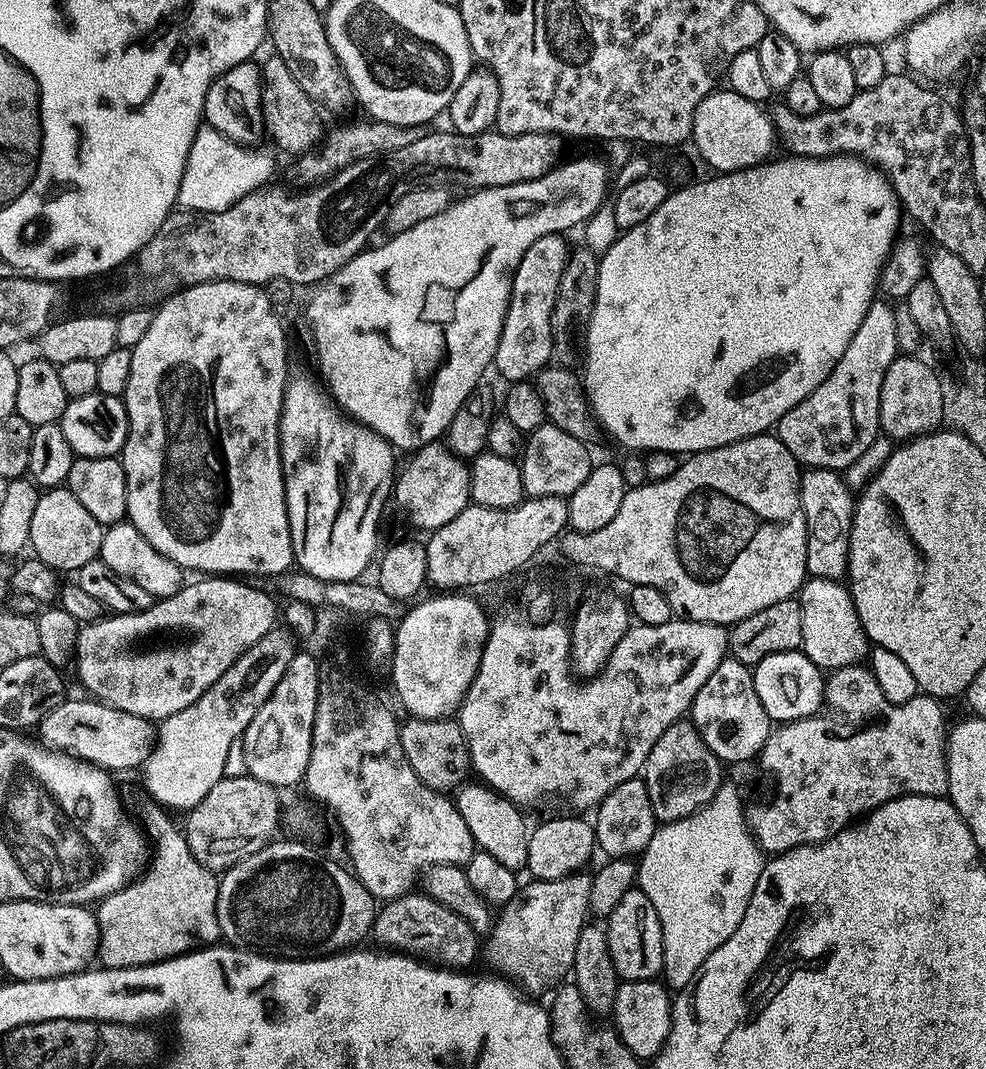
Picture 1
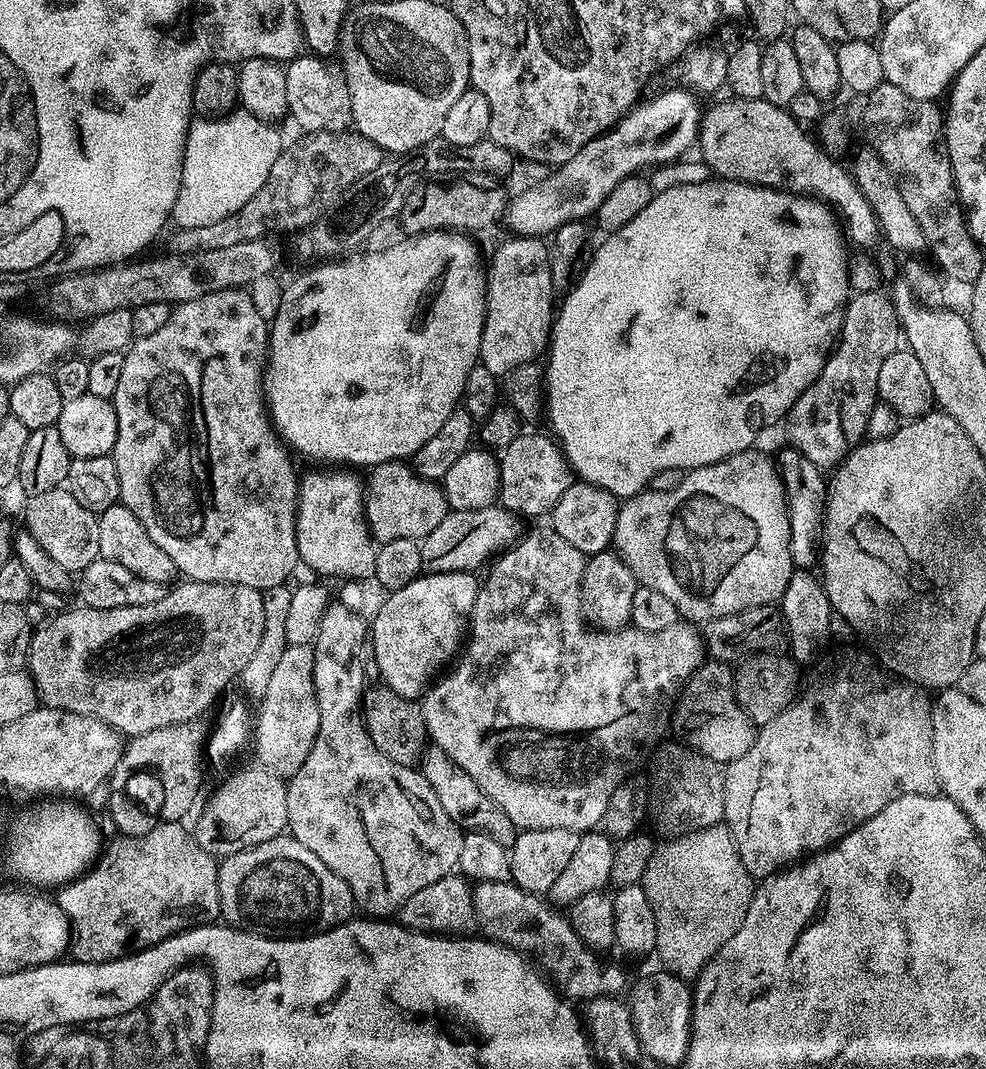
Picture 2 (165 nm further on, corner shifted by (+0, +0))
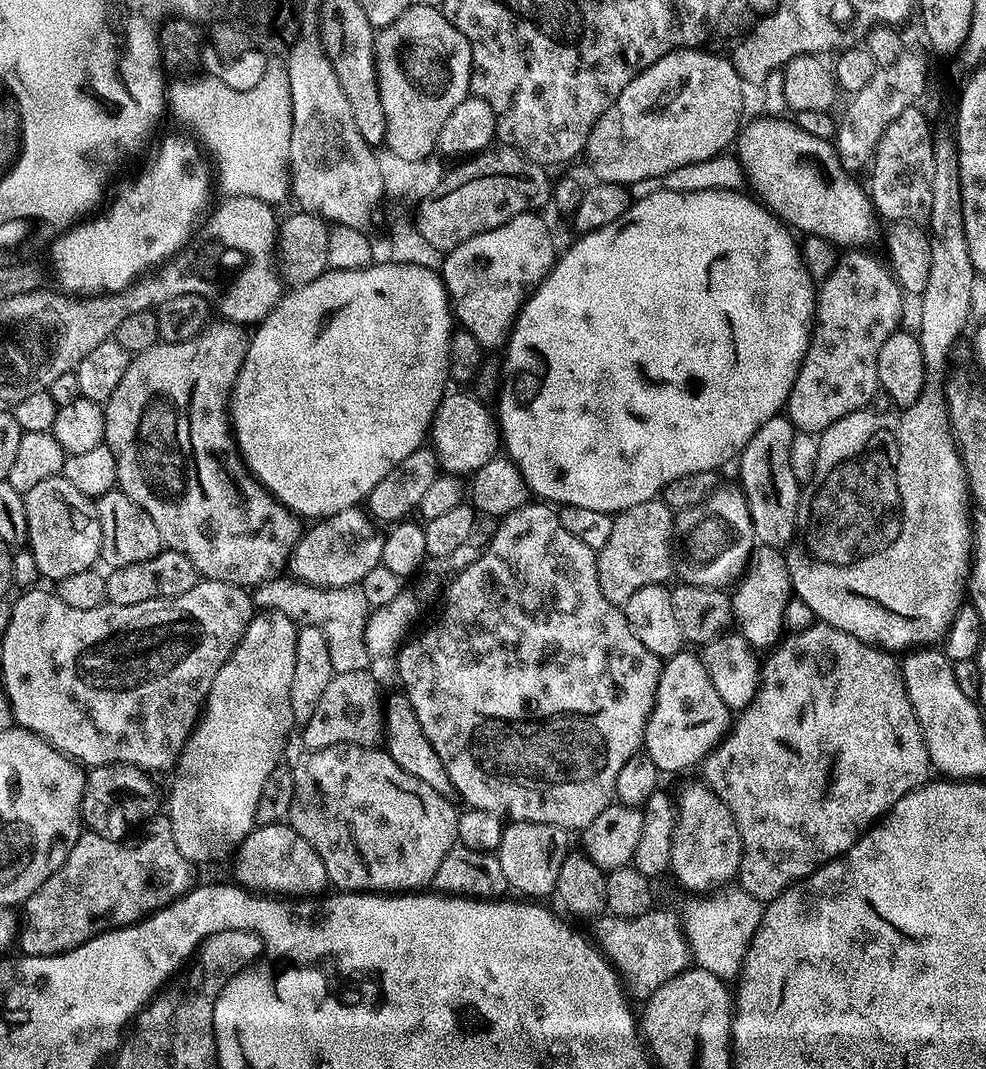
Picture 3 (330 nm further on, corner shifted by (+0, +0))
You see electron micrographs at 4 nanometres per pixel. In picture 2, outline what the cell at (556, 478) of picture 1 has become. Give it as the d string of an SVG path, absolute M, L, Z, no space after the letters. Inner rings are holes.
M521 432L510 446L501 451L500 457L500 494L501 507L518 516L547 515L551 513L561 495L574 482L574 474L553 437L547 433L536 434Z

